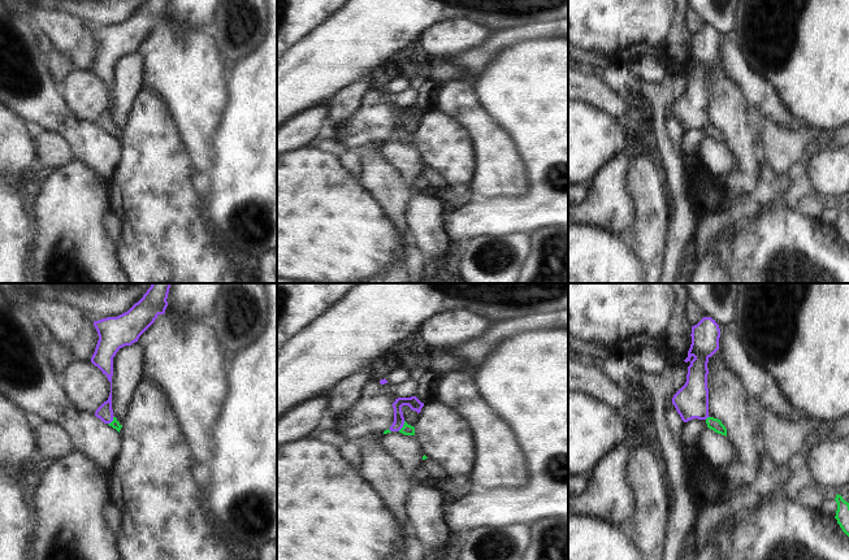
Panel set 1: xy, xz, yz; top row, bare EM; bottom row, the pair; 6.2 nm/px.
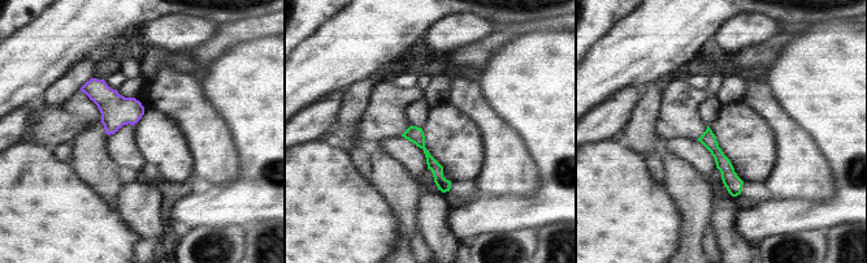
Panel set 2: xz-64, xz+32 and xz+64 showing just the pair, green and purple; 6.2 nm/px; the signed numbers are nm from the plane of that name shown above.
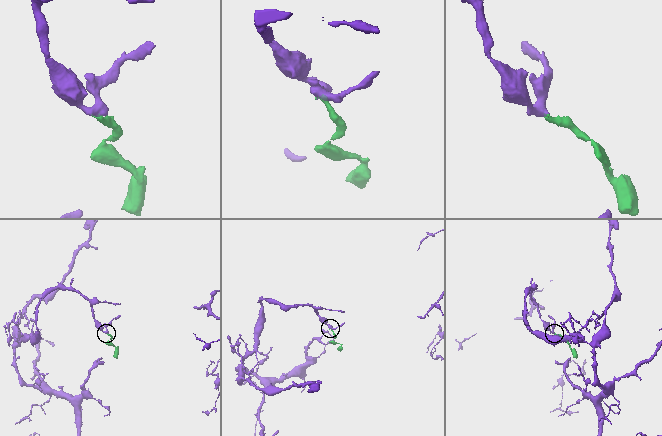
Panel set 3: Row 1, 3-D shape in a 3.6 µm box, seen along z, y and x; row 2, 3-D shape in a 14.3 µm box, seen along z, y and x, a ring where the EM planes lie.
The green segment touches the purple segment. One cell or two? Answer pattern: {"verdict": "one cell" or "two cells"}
{"verdict": "one cell"}

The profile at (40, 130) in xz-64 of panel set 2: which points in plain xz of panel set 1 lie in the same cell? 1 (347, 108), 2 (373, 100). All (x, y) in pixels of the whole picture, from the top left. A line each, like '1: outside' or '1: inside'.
1: outside
2: inside

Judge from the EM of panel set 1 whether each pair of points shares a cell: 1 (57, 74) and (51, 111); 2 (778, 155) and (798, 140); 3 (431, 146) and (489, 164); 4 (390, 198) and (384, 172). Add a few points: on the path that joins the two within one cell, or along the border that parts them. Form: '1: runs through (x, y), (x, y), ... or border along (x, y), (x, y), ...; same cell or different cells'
1: border along (46, 56), (47, 72), (59, 89); different cells
2: runs through (783, 150), (793, 142); same cell
3: border along (466, 129), (473, 152), (473, 176), (468, 183); different cells
4: runs through (390, 191), (384, 178); same cell

